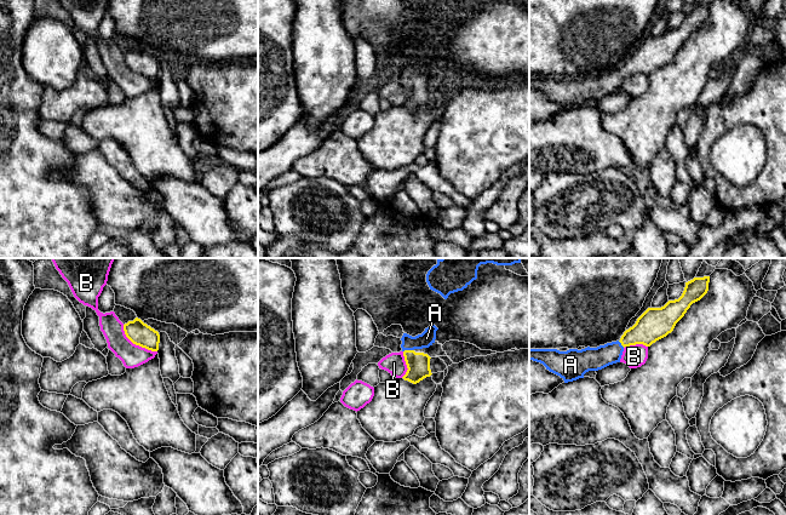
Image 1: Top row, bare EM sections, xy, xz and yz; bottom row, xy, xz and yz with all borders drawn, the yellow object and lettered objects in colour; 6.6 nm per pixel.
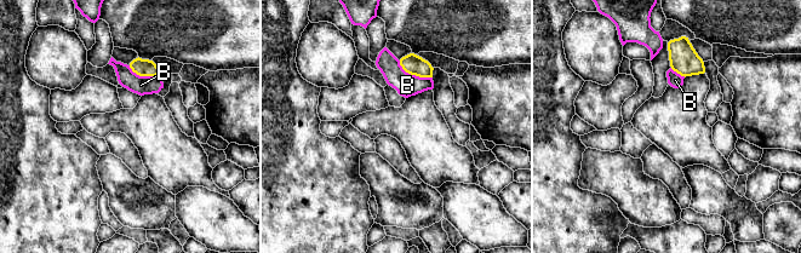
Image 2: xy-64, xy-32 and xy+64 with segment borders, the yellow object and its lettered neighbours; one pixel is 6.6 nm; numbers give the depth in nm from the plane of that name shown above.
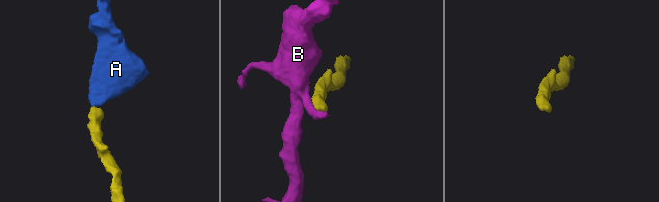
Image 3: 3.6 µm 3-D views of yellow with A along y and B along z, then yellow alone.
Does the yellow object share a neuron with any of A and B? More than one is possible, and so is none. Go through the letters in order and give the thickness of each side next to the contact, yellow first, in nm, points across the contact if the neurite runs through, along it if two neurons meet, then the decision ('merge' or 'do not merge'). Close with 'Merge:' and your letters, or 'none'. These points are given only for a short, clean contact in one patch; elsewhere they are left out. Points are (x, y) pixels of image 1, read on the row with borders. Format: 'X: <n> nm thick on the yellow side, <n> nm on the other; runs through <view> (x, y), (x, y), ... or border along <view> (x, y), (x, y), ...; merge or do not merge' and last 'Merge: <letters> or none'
A: 160 nm thick on the yellow side, 100 nm on the other; runs through xz (418, 364), (408, 350), (417, 342), (426, 338); merge
B: 160 nm thick on the yellow side, 150 nm on the other; border along xy (122, 325), (124, 333), (133, 343), (156, 352); do not merge
Merge: A

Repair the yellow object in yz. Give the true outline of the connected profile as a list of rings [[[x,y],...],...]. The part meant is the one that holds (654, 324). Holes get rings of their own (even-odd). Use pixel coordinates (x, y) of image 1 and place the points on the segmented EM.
[[[710,276],[694,277],[685,282],[684,291],[678,299],[669,301],[661,308],[648,308],[616,342],[581,350],[529,349],[529,360],[543,364],[546,370],[560,376],[564,383],[584,378],[589,371],[598,371],[620,362],[625,347],[636,344],[650,347],[671,333],[690,305],[707,293],[708,282]]]

